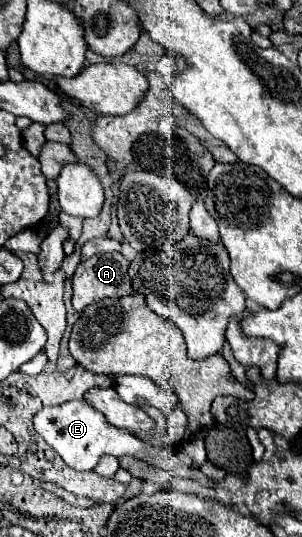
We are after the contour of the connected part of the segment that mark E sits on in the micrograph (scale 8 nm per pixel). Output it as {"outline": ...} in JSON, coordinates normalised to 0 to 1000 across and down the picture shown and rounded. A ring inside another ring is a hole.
{"outline":[[[232,745],[192,756],[166,756],[166,760],[139,760],[119,775],[113,775],[113,801],[205,849],[205,857],[238,868],[245,875],[305,875],[331,849],[344,845],[371,845],[384,853],[397,849],[450,849],[450,853],[477,853],[477,845],[510,845],[510,849],[550,849],[543,838],[517,838],[517,834],[490,834],[483,827],[470,827],[450,812],[437,812],[424,801],[411,797],[384,797],[371,790],[351,786],[344,771],[331,771],[325,764],[305,764],[305,756],[291,756],[291,749],[278,745]]]}

